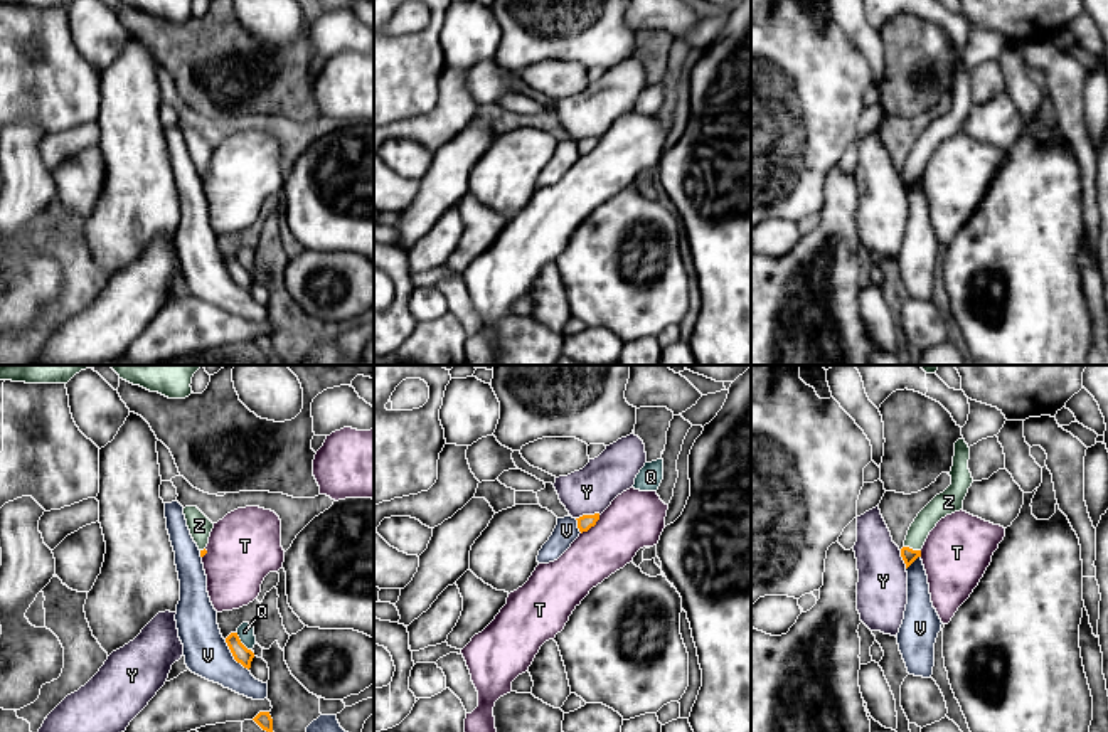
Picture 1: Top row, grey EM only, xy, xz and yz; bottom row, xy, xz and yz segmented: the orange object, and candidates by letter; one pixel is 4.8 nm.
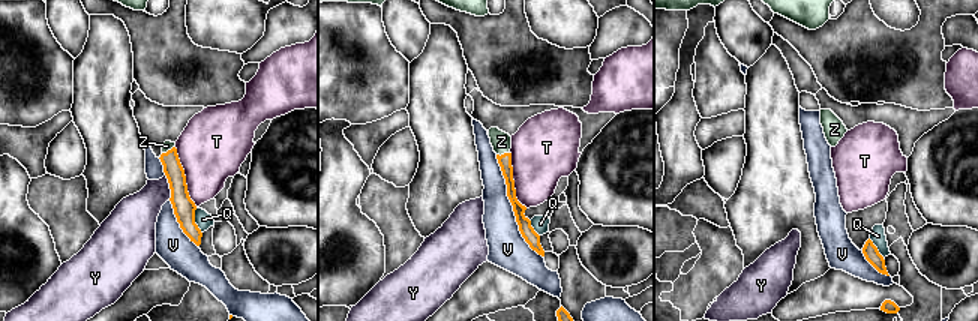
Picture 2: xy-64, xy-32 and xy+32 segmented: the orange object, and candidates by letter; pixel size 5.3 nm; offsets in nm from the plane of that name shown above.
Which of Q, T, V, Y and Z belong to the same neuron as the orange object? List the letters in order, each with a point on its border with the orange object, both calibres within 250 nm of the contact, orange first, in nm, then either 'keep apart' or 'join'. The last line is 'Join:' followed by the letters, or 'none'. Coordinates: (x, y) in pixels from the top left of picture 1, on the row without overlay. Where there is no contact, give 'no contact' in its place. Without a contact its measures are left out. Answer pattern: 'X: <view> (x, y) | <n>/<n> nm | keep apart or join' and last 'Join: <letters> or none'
Q: xy (241, 266) | 80/80 nm | keep apart
T: xz (591, 148) | 70/280 nm | keep apart
V: xy (233, 278) | 80/220 nm | keep apart
Y: xz (588, 138) | 70/220 nm | keep apart
Z: yz (911, 172) | 70/100 nm | join
Join: Z

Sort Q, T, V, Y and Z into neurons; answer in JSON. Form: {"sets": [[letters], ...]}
{"sets": [["Q"], ["T"], ["V"], ["Y"], ["Z"]]}

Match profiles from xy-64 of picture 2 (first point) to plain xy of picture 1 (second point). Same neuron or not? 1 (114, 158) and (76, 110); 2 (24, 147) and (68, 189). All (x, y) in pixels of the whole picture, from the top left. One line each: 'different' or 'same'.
1: different
2: different

